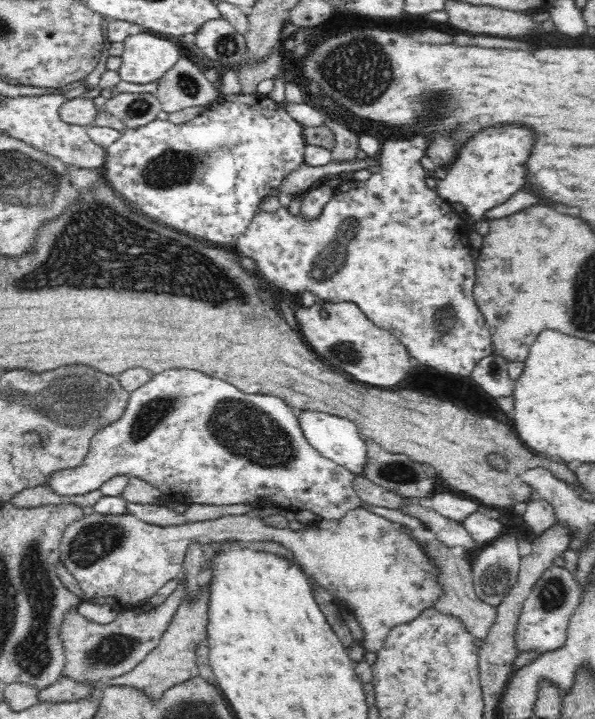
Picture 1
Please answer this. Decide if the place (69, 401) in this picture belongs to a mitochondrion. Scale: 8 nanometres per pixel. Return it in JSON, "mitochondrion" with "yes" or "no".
{"mitochondrion":"yes"}

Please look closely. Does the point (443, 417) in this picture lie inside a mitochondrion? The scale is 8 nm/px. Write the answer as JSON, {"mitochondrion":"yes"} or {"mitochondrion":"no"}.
{"mitochondrion":"no"}

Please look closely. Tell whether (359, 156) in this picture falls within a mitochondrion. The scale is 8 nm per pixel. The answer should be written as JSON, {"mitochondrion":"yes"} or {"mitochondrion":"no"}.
{"mitochondrion":"no"}

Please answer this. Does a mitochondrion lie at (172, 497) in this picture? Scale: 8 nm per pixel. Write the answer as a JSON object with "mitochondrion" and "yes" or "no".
{"mitochondrion":"no"}

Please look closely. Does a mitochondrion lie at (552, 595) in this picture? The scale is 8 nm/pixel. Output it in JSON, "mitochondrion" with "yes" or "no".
{"mitochondrion":"yes"}

